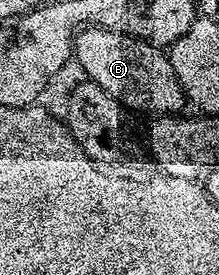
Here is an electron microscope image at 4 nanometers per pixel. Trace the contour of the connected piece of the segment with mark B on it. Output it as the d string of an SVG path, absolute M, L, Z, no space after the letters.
M83 26L75 33L73 60L83 67L82 75L97 82L105 94L118 100L124 109L145 108L151 114L179 114L184 111L185 86L177 78L171 57L160 45L112 28Z

